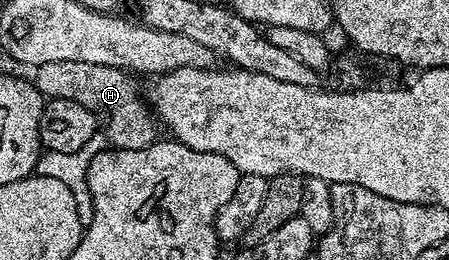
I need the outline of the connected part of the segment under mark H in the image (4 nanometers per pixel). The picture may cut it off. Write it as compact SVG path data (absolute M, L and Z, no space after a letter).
M49 60L49 64L34 67L33 74L34 84L44 99L77 100L81 108L89 108L104 139L116 150L152 146L160 137L160 127L148 99L139 95L131 79L134 77L126 70L105 64L85 64L85 60Z

